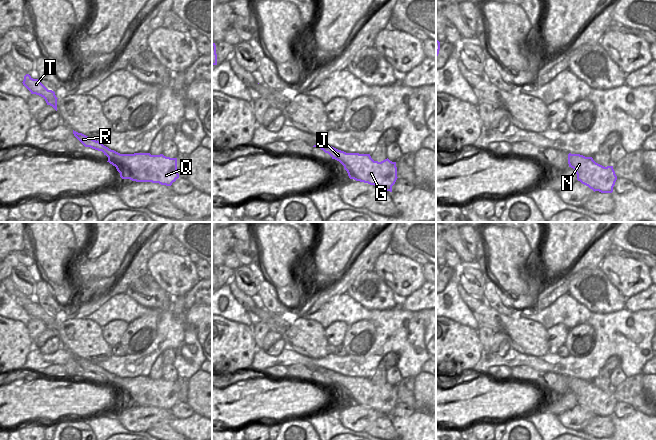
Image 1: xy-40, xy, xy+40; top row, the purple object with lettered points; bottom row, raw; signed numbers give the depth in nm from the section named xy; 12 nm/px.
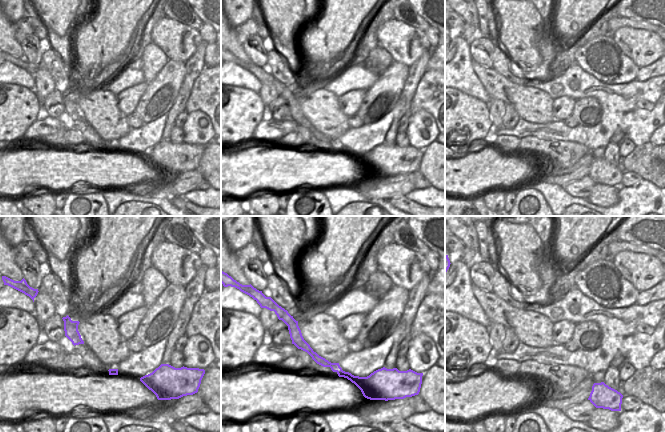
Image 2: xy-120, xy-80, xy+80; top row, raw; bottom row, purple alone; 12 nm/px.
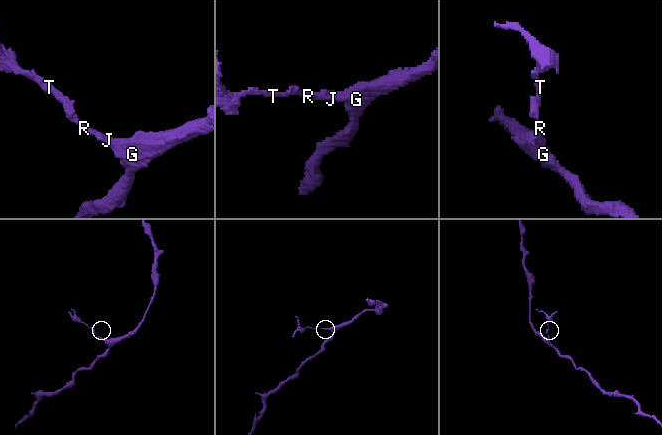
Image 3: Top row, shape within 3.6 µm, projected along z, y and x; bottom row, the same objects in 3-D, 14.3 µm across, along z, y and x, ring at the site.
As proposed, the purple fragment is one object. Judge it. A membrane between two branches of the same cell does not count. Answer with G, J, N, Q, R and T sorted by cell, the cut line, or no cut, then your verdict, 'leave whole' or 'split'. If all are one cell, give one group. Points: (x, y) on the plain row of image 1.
G N Q / J R T | xy-40 (121, 378), (120, 383), (114, 389) | split

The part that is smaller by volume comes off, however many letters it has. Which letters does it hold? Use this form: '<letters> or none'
J, R, T

